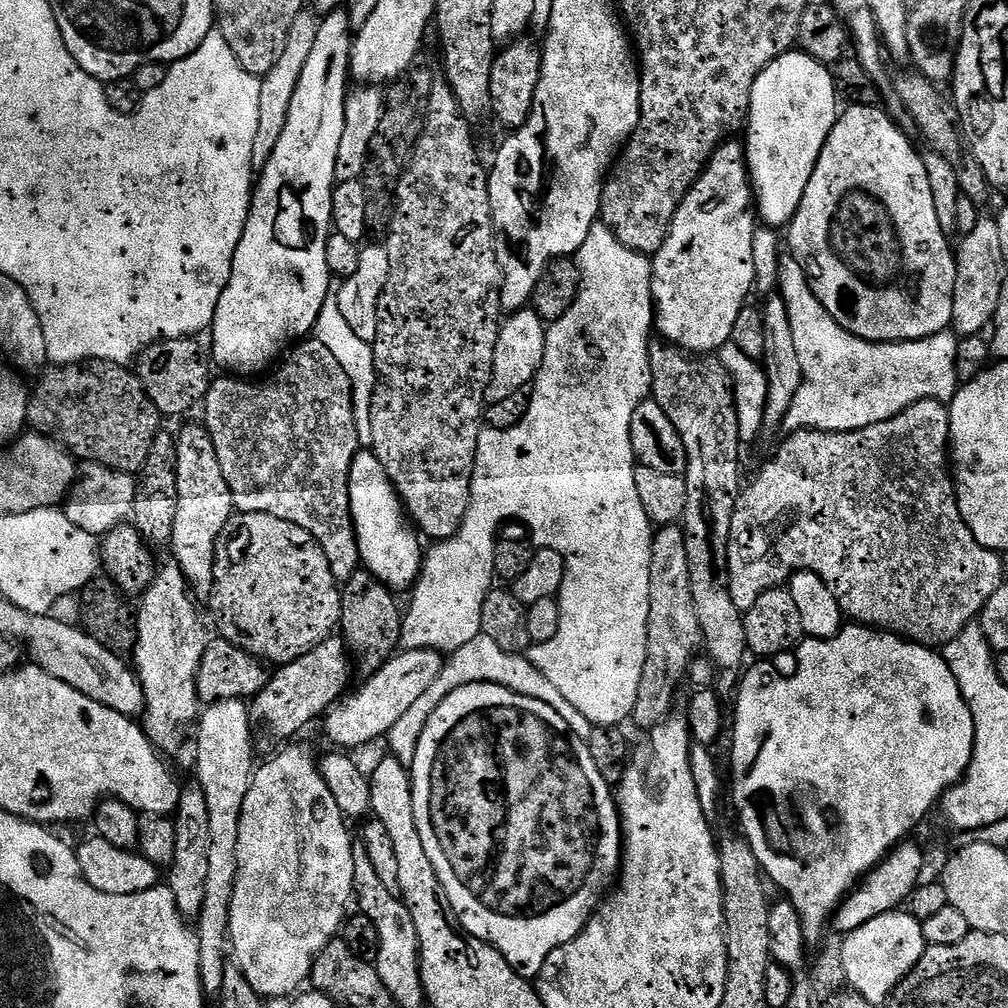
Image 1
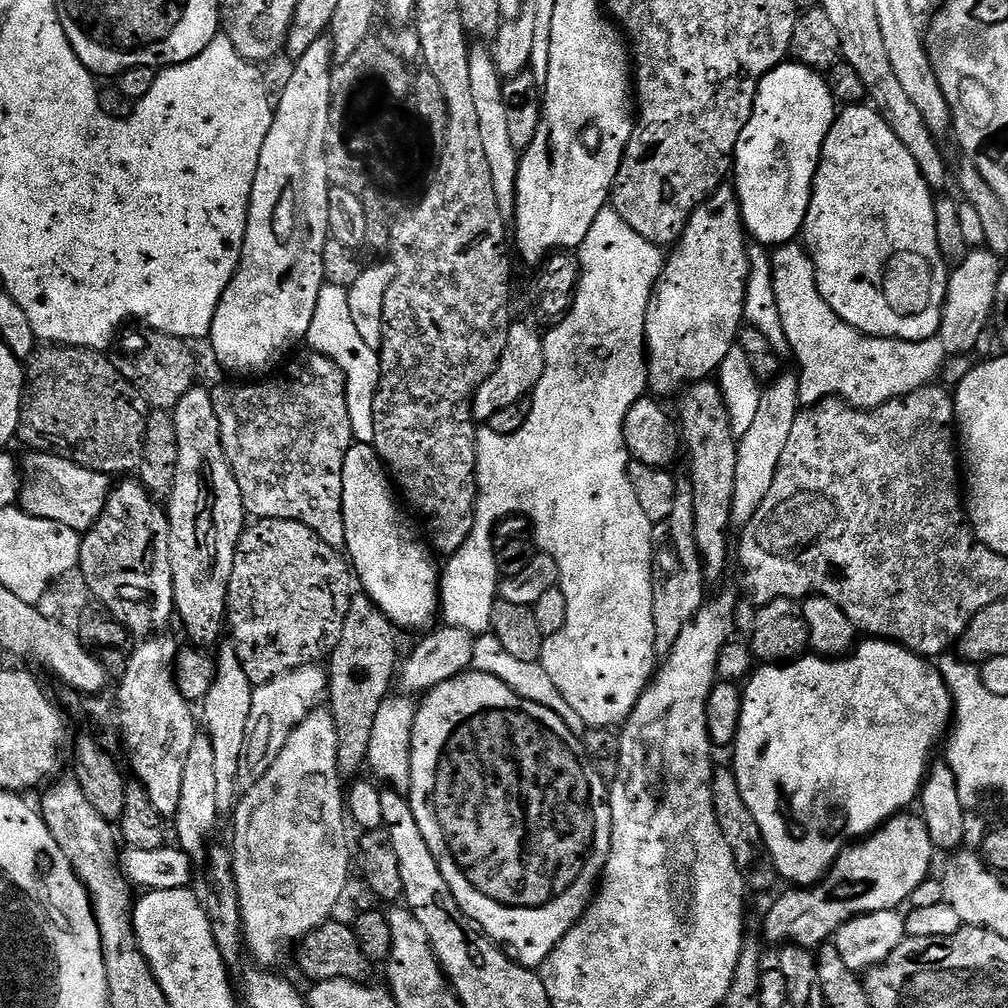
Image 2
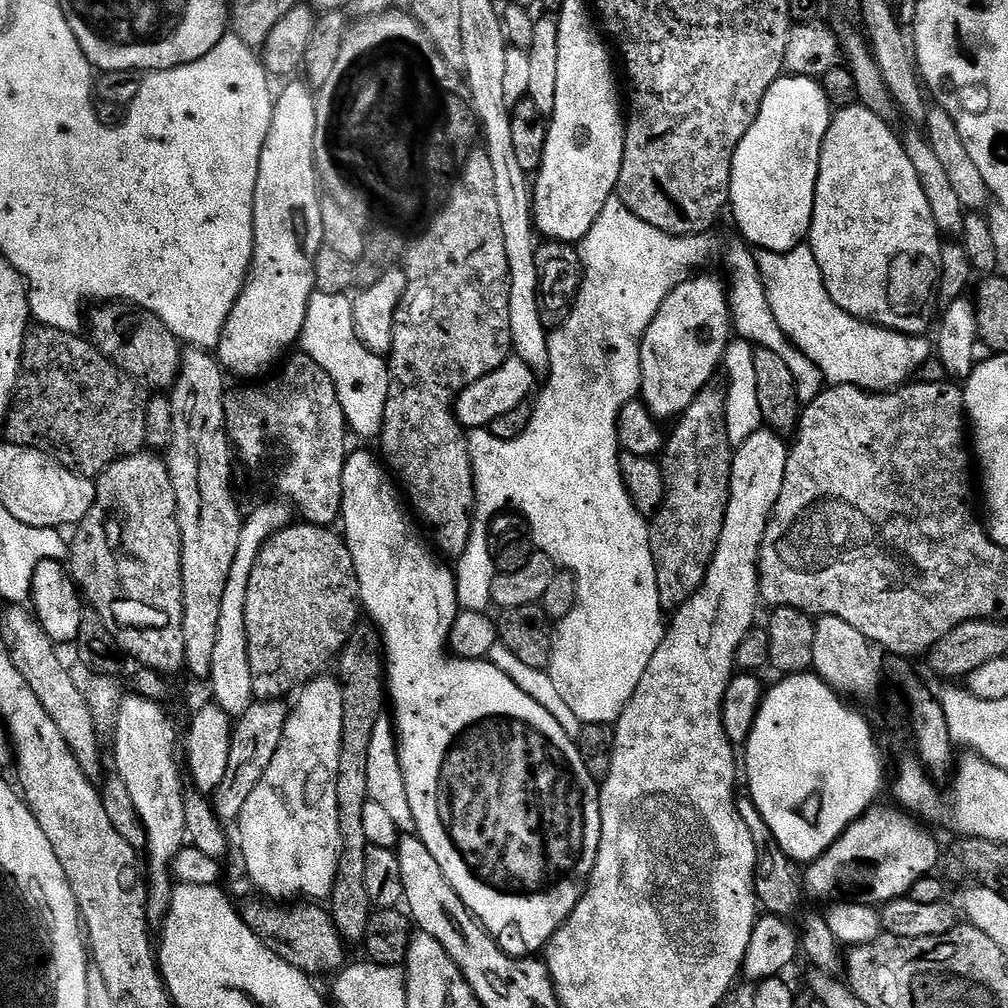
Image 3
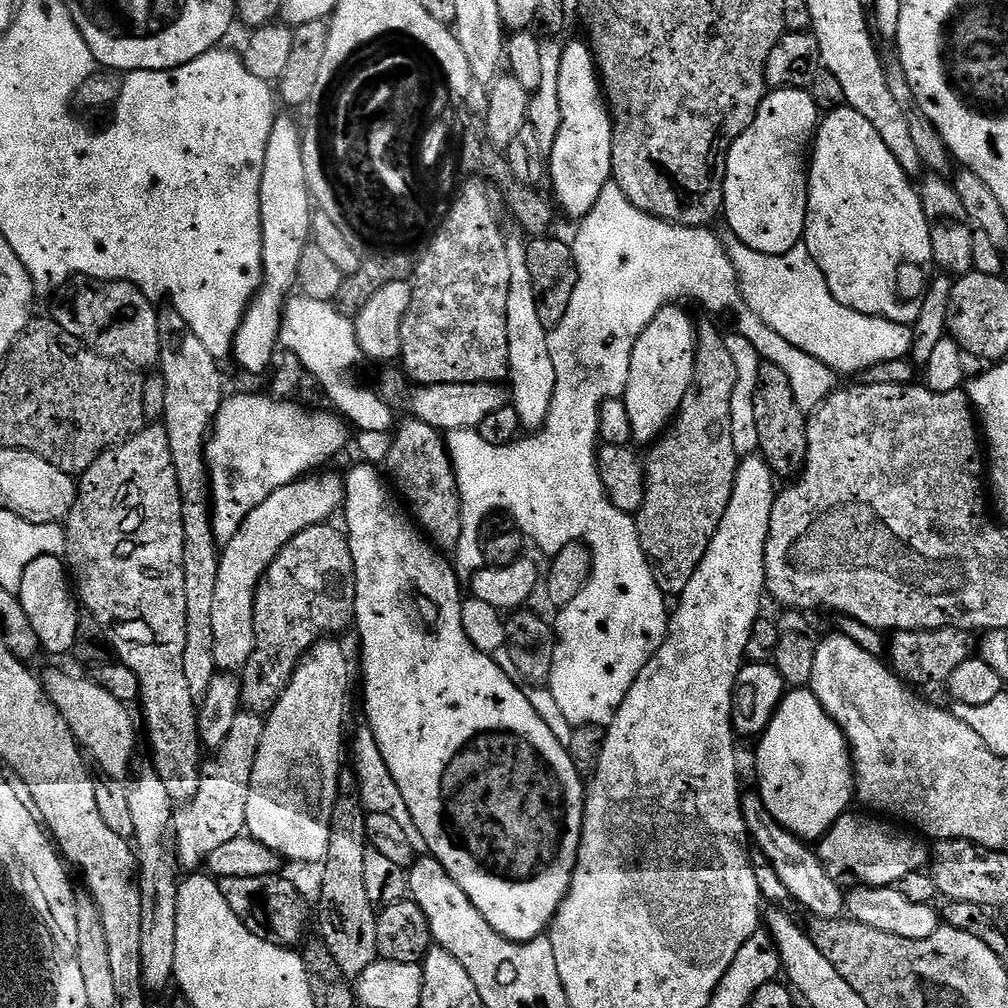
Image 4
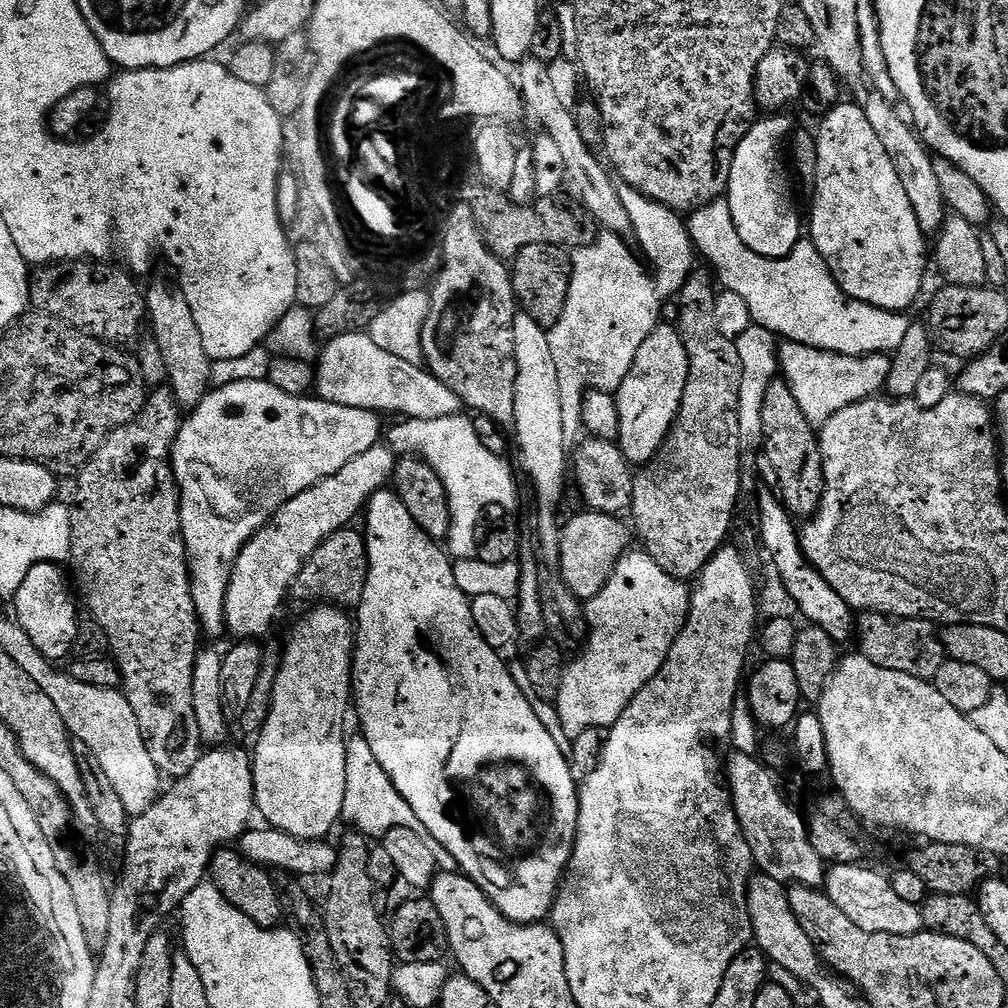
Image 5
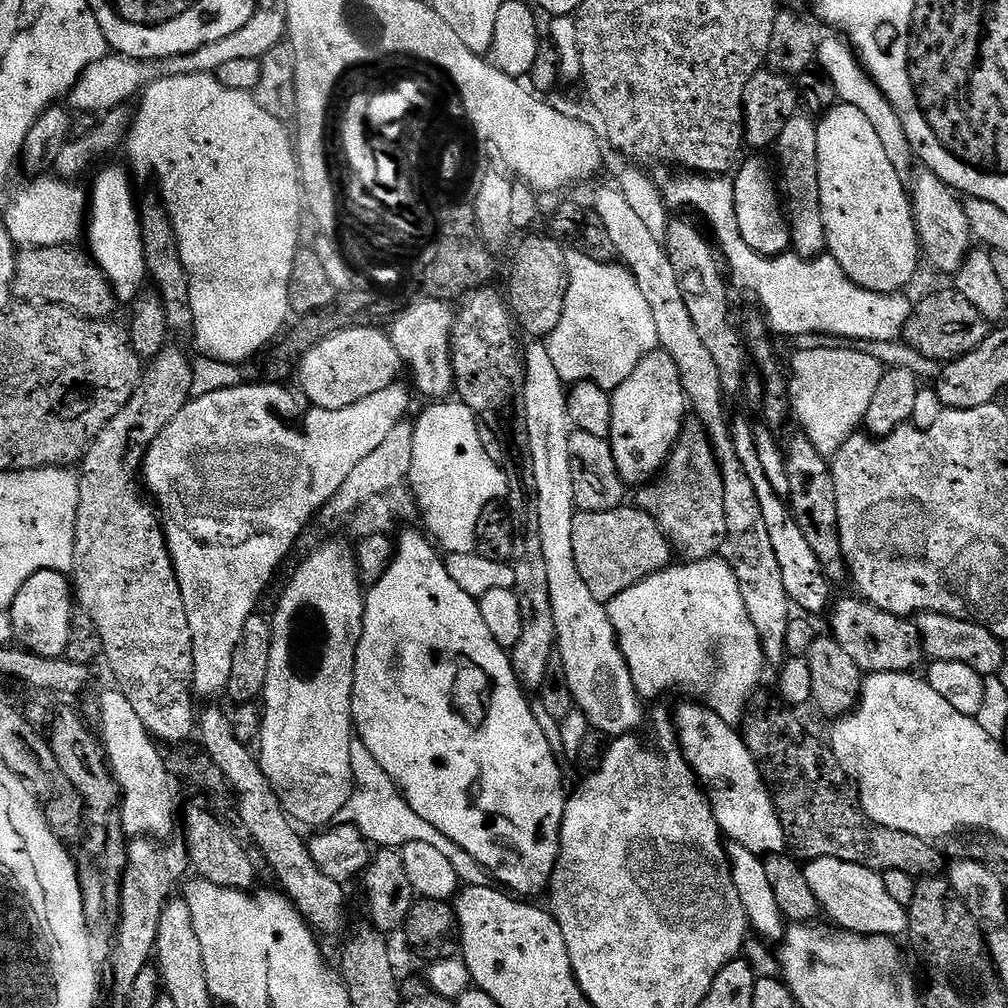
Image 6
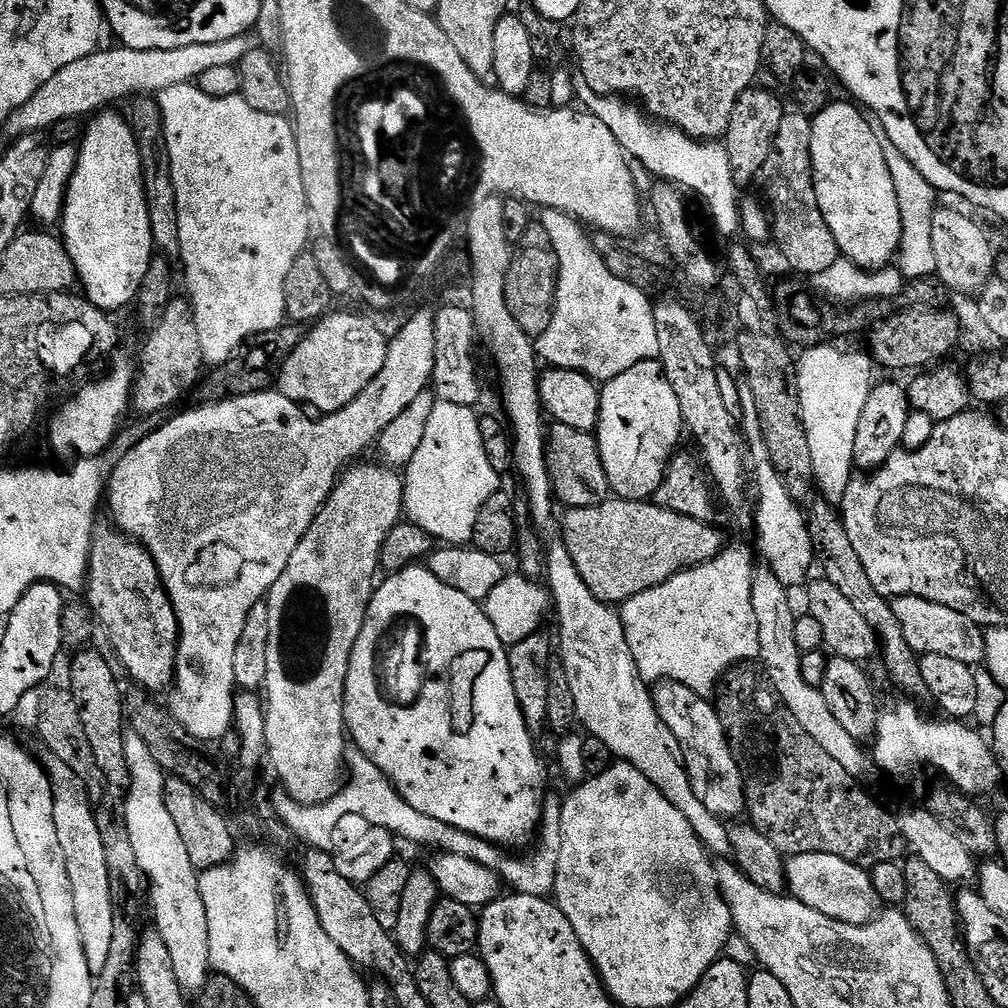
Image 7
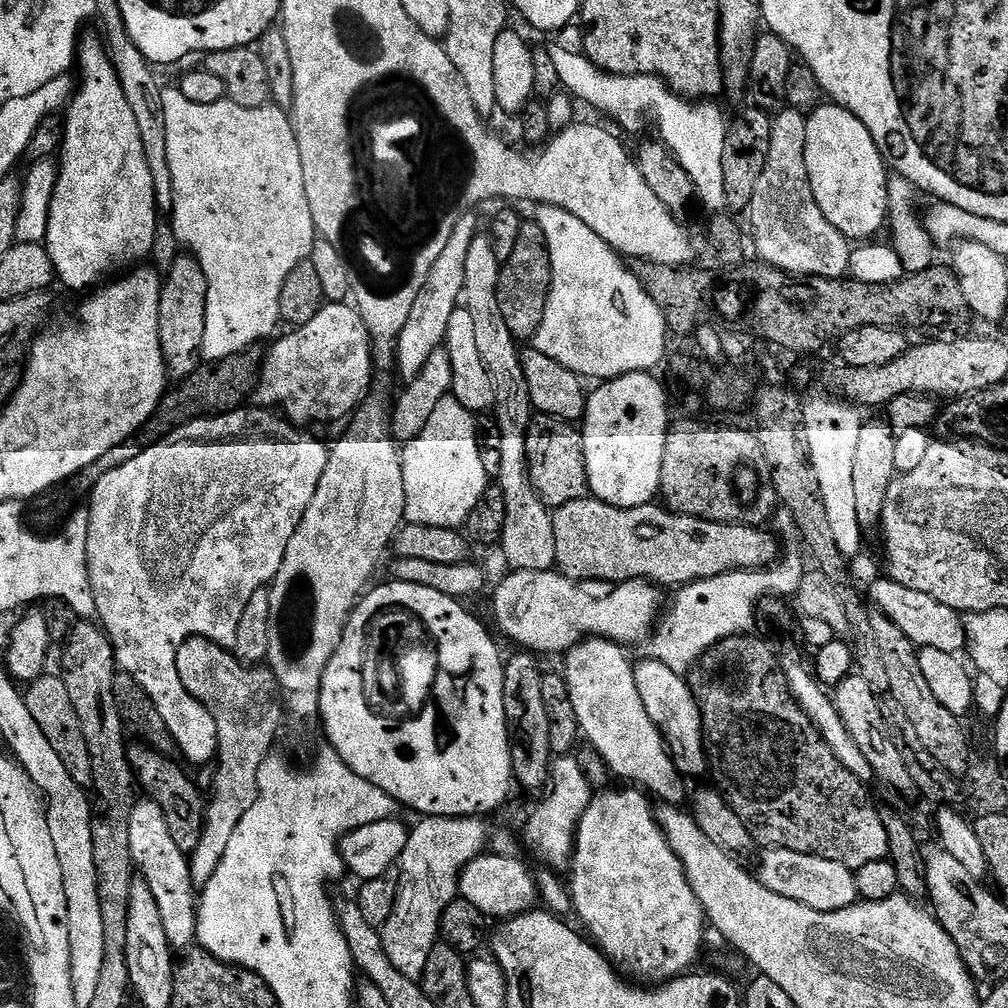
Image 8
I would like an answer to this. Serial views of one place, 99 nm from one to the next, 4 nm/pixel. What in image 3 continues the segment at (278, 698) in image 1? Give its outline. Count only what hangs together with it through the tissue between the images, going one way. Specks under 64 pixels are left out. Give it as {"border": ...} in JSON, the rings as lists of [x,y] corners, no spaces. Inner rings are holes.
{"border":[[[256,700],[248,707],[246,715],[239,717],[238,727],[232,732],[230,766],[226,766],[226,778],[222,778],[214,793],[214,807],[221,821],[239,821],[246,798],[254,794],[254,786],[258,786],[262,774],[266,774],[266,766],[270,766],[282,742],[289,711],[284,700]]]}

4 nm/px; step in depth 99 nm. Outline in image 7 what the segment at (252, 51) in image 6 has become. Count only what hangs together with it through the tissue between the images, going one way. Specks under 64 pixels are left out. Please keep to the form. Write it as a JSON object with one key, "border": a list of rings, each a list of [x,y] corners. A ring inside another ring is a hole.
{"border":[[[245,34],[226,38],[226,42],[194,42],[194,46],[178,46],[178,50],[115,47],[91,52],[86,58],[78,58],[78,62],[70,62],[70,66],[58,70],[58,74],[54,74],[54,78],[50,78],[50,82],[38,89],[30,102],[26,102],[26,106],[14,110],[6,125],[9,137],[40,134],[66,118],[91,118],[109,106],[116,106],[119,100],[159,94],[170,90],[170,86],[196,82],[206,70],[217,66],[235,68],[240,59],[252,51],[254,40]]]}

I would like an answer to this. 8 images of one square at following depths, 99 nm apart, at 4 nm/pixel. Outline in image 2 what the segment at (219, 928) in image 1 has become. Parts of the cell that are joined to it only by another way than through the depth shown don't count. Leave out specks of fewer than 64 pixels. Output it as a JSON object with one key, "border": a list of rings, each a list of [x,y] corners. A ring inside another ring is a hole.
{"border":[[[224,642],[219,645],[218,651],[215,653],[216,661],[216,677],[210,686],[210,690],[206,694],[206,698],[202,702],[204,708],[204,720],[202,716],[202,724],[206,727],[206,734],[210,738],[210,742],[214,746],[214,767],[216,781],[218,781],[218,810],[222,814],[228,814],[235,809],[238,803],[238,789],[236,779],[238,778],[238,762],[242,758],[242,746],[246,742],[246,722],[250,718],[250,702],[252,701],[252,689],[254,685],[250,682],[250,678],[246,678],[246,670],[242,670],[242,662],[236,653],[236,647],[230,642]]]}

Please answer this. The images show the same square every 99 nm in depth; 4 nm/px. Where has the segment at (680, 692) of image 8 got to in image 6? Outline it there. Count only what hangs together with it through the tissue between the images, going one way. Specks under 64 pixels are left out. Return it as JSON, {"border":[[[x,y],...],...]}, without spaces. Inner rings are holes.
{"border":[[[688,702],[677,708],[676,716],[674,712],[674,731],[684,760],[692,768],[697,781],[711,802],[712,813],[719,824],[721,833],[731,843],[742,845],[756,855],[781,855],[788,846],[787,836],[781,824],[780,815],[777,814],[772,792],[765,783],[761,771],[758,770],[749,748],[746,747],[743,735],[737,729],[728,726],[716,712],[708,710],[701,703],[696,703]]]}

